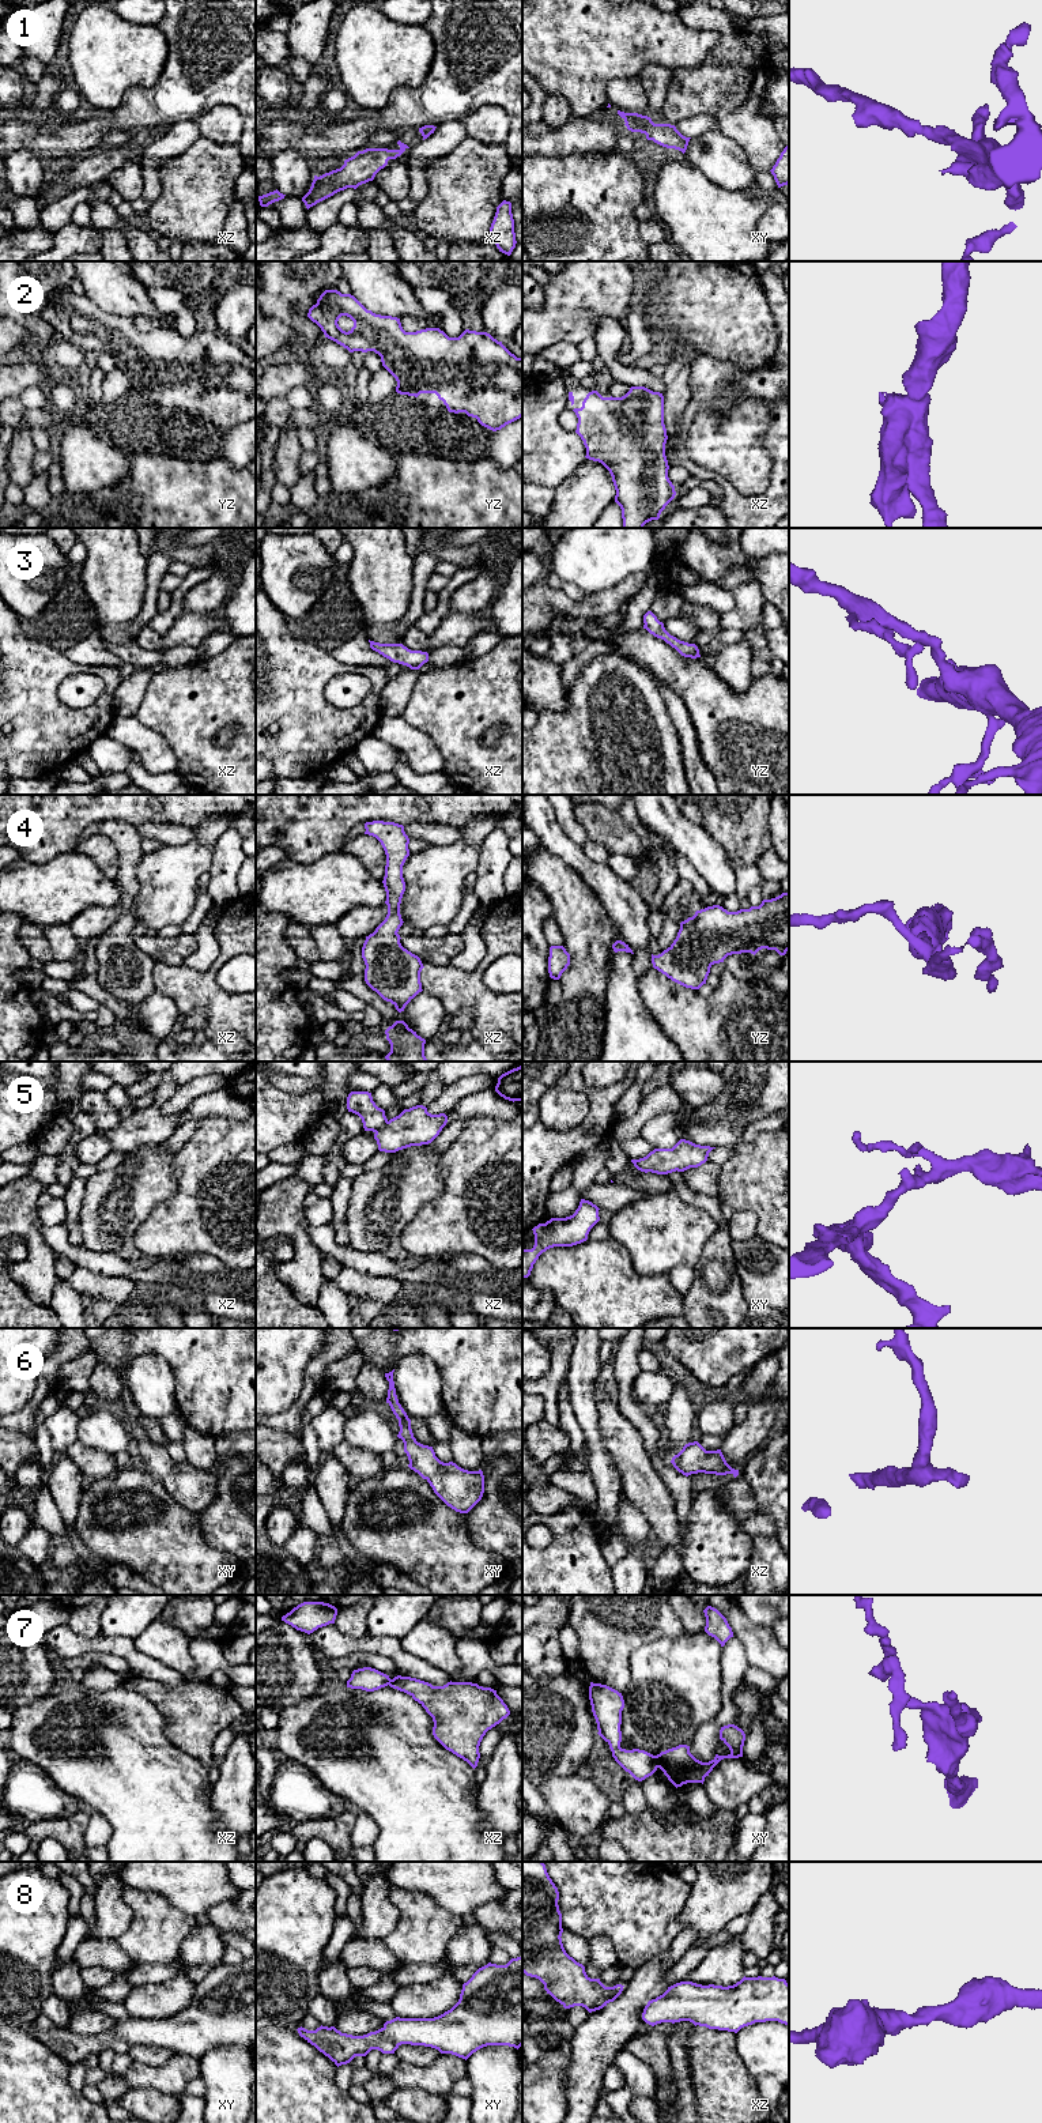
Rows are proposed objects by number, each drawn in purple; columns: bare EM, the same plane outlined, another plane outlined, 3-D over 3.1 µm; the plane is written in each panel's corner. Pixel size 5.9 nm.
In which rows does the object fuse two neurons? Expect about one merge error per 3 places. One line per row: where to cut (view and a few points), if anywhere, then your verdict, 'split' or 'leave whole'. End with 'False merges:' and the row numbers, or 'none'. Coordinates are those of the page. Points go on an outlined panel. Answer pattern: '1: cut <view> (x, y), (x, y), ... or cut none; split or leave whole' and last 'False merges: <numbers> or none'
1: cut none; leave whole
2: cut none; leave whole
3: cut none; leave whole
4: cut none; leave whole
5: cut none; leave whole
6: cut none; leave whole
7: cut xy (654, 1756), (657, 1767); split
8: cut none; leave whole
False merges: 7

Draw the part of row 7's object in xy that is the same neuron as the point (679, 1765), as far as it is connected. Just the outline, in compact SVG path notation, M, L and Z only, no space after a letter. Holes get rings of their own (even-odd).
M735 1724L724 1726L720 1730L720 1739L729 1747L728 1756L716 1754L711 1761L702 1762L690 1753L690 1746L679 1745L656 1756L657 1768L676 1788L687 1783L703 1784L705 1777L721 1760L743 1757L745 1734L741 1728Z

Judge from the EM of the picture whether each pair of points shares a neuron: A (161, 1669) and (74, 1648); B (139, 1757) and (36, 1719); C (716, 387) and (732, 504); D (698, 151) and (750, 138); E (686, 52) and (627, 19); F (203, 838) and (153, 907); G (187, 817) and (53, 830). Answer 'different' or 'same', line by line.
A: same
B: same
C: same
D: different
E: same
F: same
G: same

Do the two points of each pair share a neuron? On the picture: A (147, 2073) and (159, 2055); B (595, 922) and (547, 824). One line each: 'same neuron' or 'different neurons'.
A: different neurons
B: different neurons

